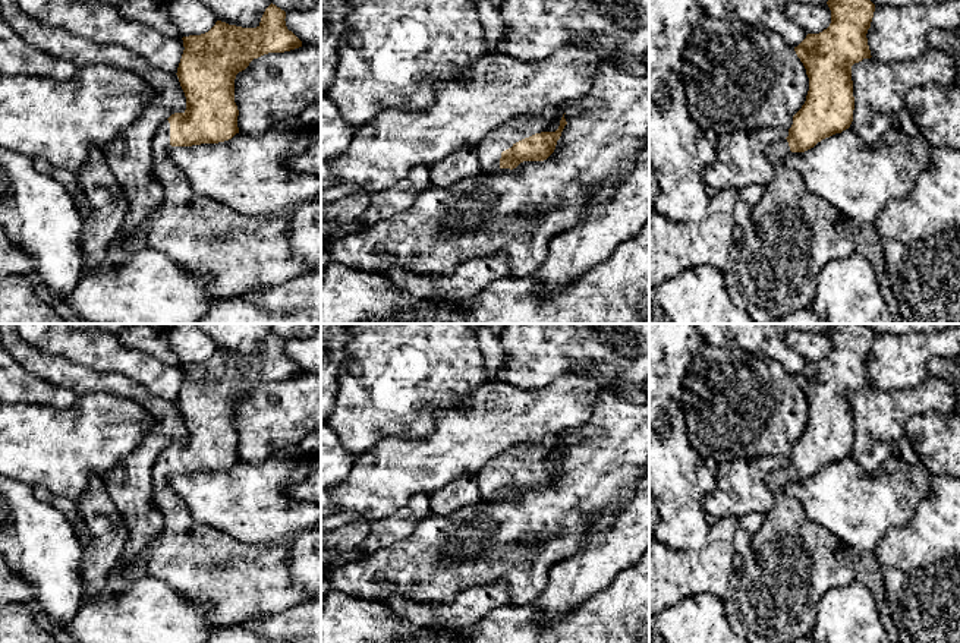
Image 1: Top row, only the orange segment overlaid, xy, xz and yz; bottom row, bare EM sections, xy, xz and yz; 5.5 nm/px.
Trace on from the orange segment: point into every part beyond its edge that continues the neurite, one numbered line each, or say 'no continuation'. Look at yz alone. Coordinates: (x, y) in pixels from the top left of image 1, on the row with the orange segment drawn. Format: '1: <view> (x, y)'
1: yz (792, 235)

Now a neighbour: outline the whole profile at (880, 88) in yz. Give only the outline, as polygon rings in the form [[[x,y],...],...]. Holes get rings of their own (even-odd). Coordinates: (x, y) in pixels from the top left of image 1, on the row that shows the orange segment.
[[[929,45],[913,62],[863,59],[852,66],[852,81],[854,110],[850,129],[874,145],[906,110],[906,95],[913,88],[954,83],[954,64],[947,54]]]

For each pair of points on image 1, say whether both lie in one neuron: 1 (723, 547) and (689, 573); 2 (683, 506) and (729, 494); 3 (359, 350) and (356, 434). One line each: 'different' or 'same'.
1: same
2: different
3: same

